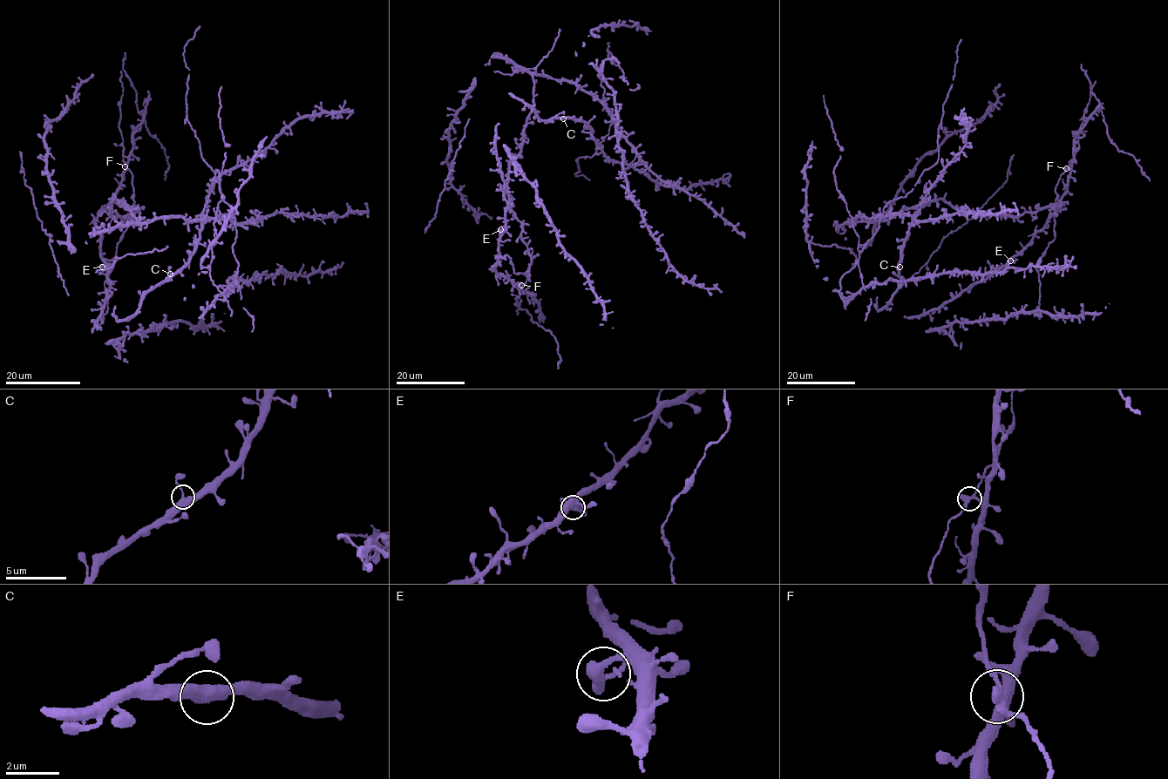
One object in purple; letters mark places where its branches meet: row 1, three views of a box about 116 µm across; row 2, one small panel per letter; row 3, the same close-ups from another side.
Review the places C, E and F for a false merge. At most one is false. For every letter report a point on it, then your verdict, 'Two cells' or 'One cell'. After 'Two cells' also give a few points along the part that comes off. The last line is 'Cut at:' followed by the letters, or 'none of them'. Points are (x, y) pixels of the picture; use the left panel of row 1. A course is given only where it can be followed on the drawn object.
C: Place: (170, 274). One cell
E: Place: (102, 267). One cell
F: Place: (125, 166). One cell
Cut at: none of them

